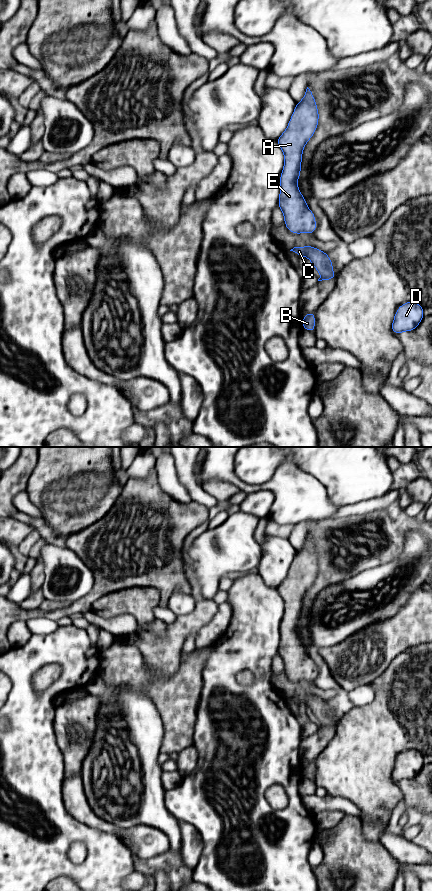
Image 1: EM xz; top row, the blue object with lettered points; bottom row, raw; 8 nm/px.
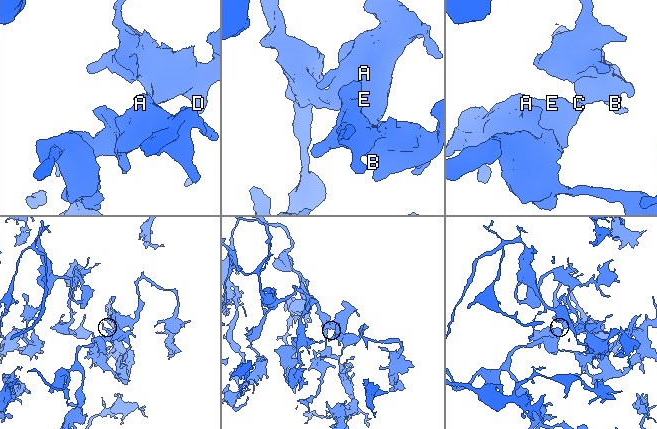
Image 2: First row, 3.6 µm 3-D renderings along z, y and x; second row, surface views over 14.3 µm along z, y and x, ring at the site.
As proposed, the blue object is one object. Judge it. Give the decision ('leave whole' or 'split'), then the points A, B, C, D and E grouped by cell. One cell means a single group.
leave whole; A B C D E

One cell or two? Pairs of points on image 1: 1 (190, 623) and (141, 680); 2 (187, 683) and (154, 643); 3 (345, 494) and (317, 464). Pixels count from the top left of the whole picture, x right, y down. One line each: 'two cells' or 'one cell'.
1: two cells
2: two cells
3: one cell

